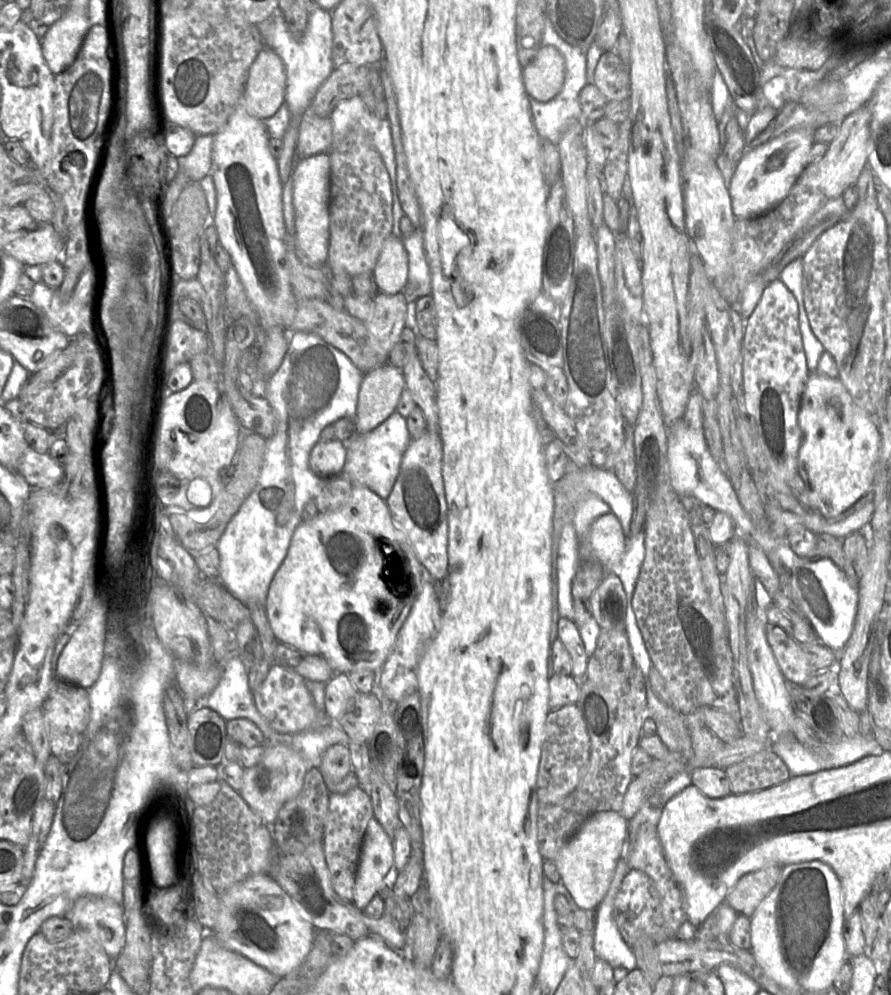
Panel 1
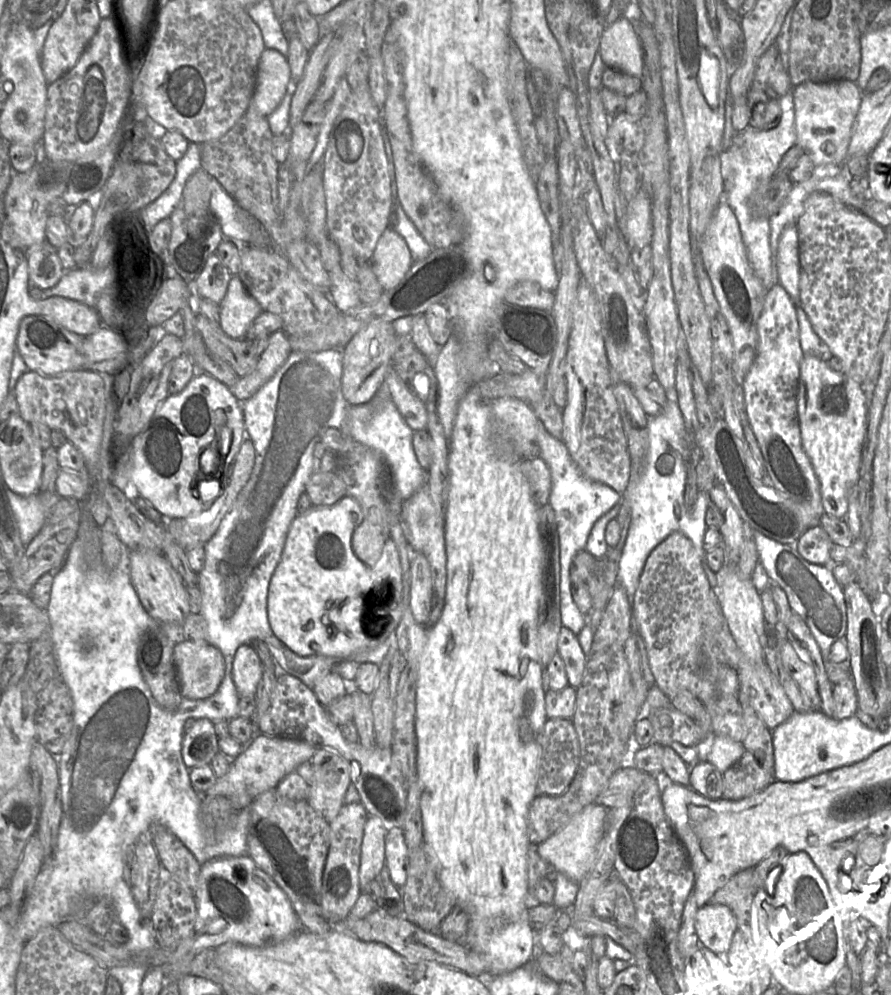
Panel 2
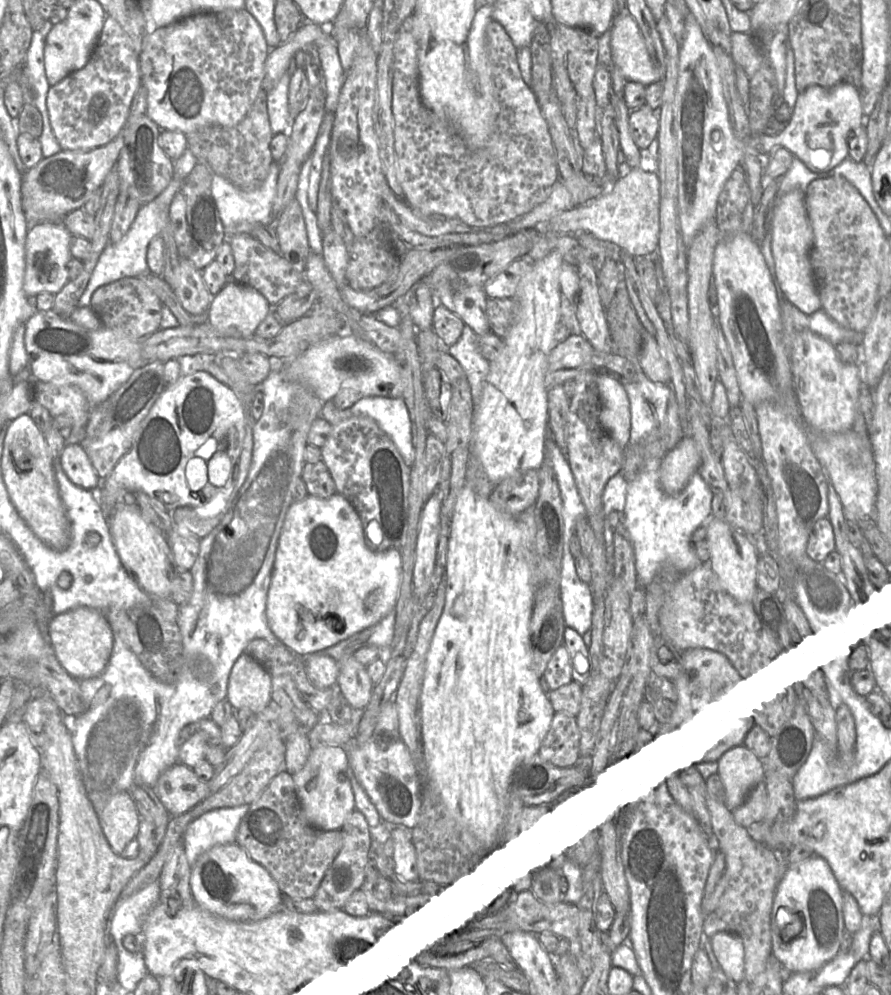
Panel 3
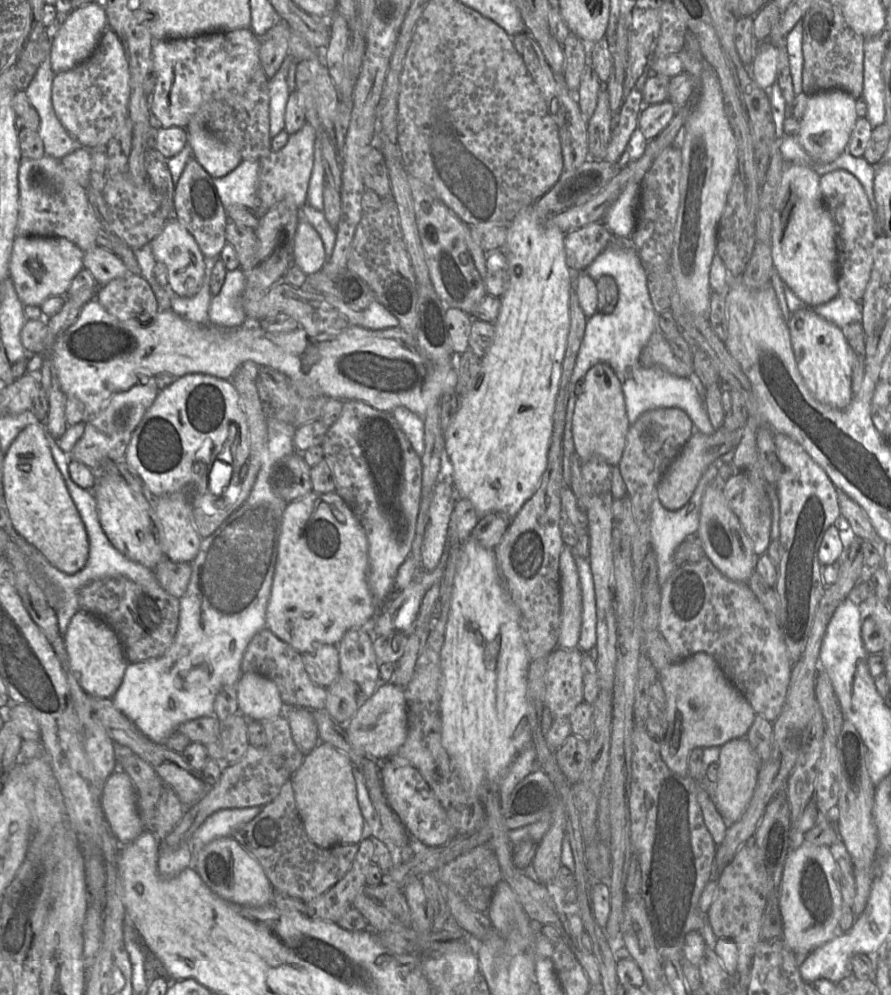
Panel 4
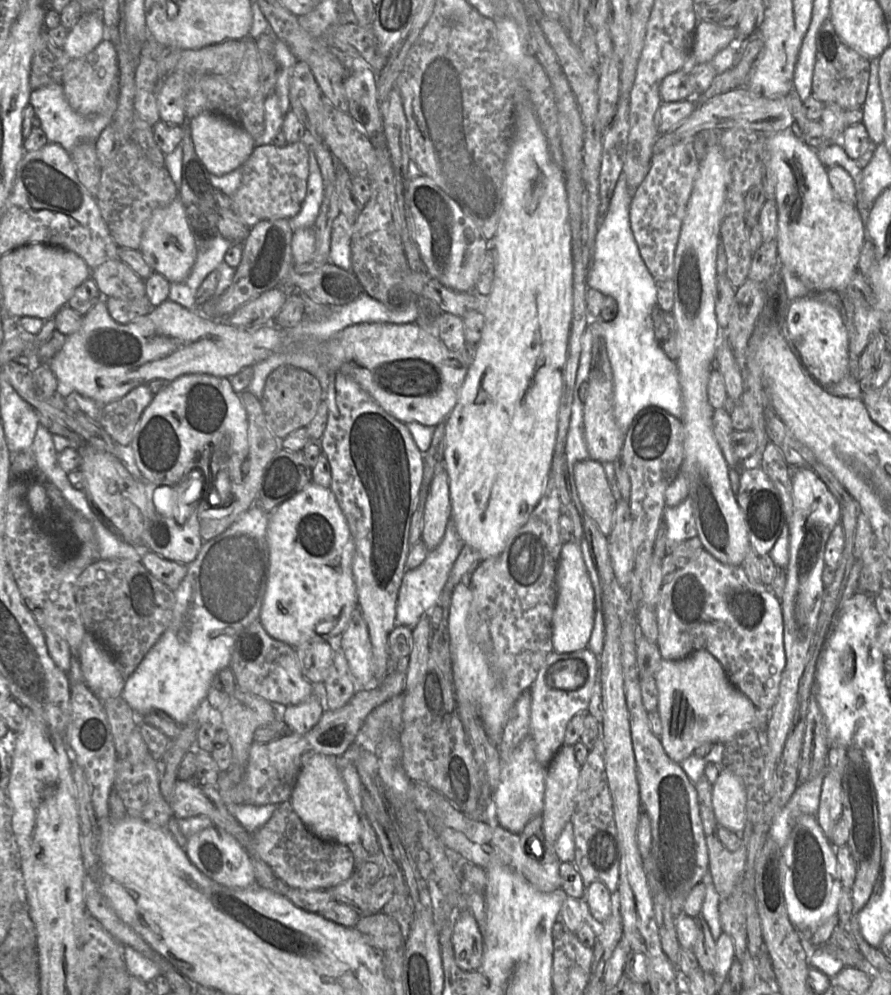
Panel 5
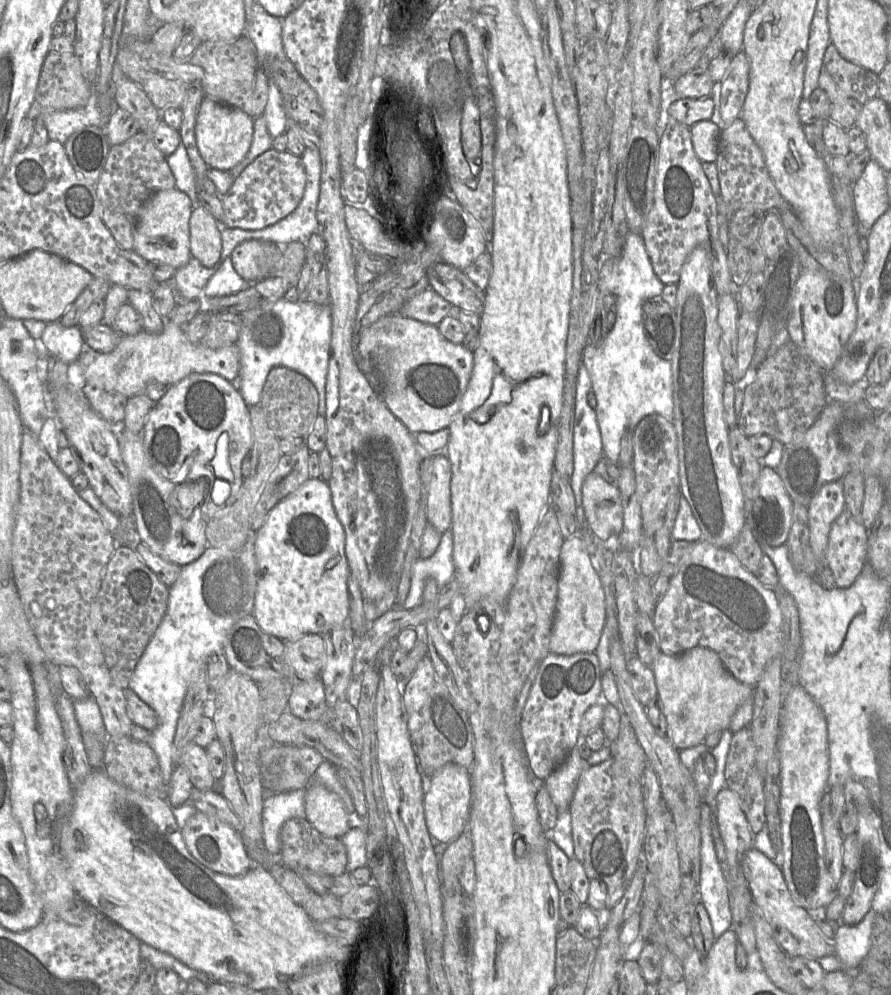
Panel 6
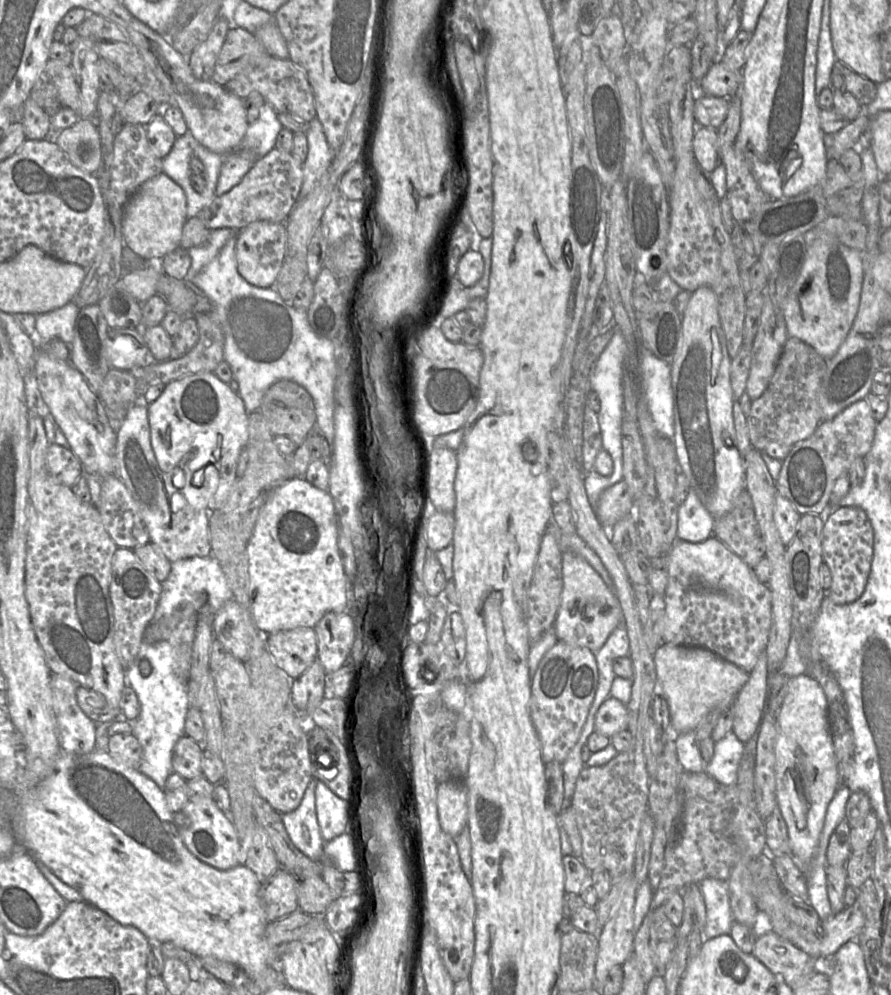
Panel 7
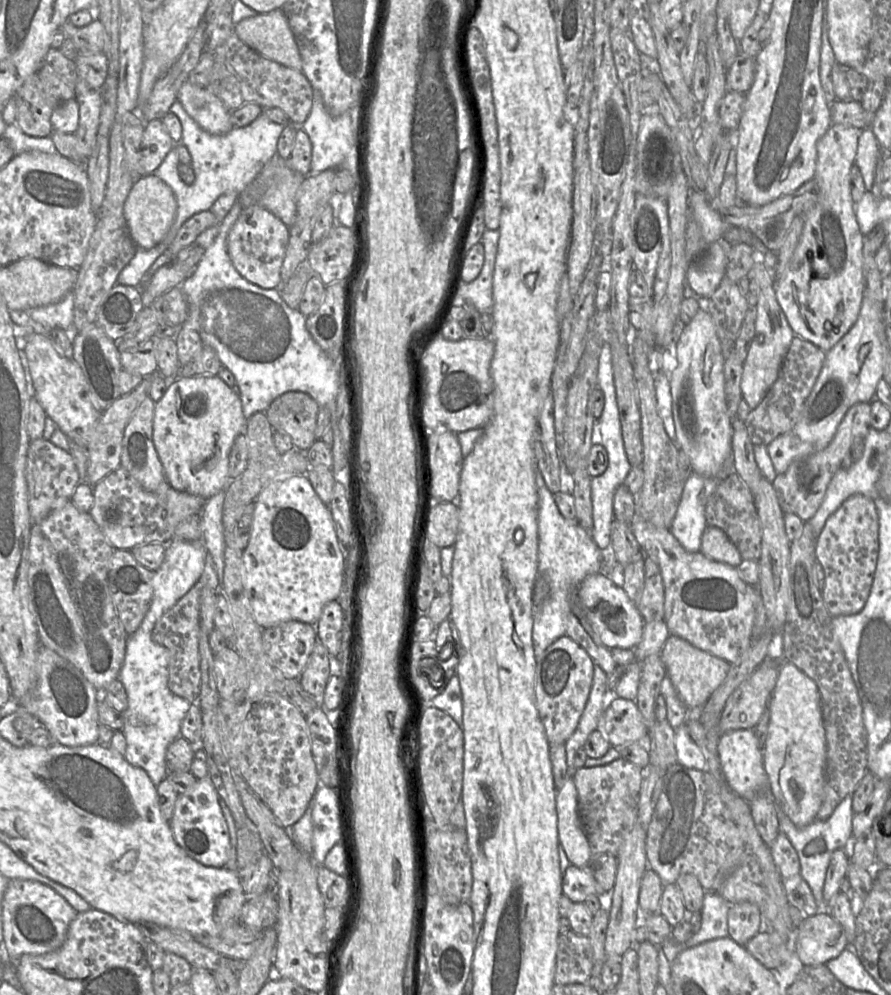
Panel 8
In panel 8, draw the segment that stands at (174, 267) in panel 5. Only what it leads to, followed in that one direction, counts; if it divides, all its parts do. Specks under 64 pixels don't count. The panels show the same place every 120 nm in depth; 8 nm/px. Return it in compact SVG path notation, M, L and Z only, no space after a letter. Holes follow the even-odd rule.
M154 173L134 182L124 203L124 217L129 235L137 247L151 249L160 243L174 222L177 202L171 188Z

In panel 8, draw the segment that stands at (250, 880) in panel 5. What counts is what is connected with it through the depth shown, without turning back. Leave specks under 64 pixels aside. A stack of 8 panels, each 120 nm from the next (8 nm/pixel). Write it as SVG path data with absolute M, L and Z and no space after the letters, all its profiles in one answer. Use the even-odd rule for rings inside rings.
M210 776L197 779L184 793L179 793L168 821L176 843L194 860L210 867L223 867L230 858L228 825L218 803L219 795Z

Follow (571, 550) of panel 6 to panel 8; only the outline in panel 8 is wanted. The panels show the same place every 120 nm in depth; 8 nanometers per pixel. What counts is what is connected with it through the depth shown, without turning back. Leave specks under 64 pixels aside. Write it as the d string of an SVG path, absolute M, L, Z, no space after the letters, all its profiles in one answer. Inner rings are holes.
M590 574L578 586L581 602L593 631L600 637L602 644L611 648L634 649L643 634L644 620L636 604L629 599L622 587L615 585L606 576Z

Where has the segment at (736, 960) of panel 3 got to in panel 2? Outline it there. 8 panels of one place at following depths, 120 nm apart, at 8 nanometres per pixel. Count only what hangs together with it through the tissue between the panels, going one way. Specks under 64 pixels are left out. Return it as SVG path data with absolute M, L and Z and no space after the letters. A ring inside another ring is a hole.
M708 904L696 914L696 931L703 946L726 960L734 934L738 930L735 914L720 904Z

